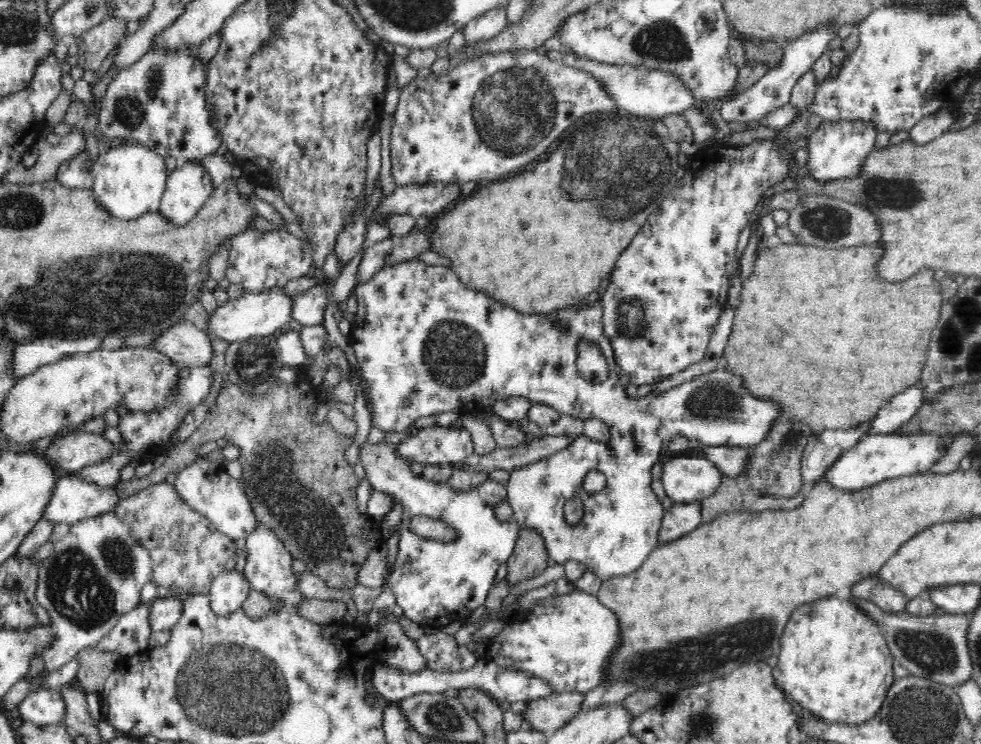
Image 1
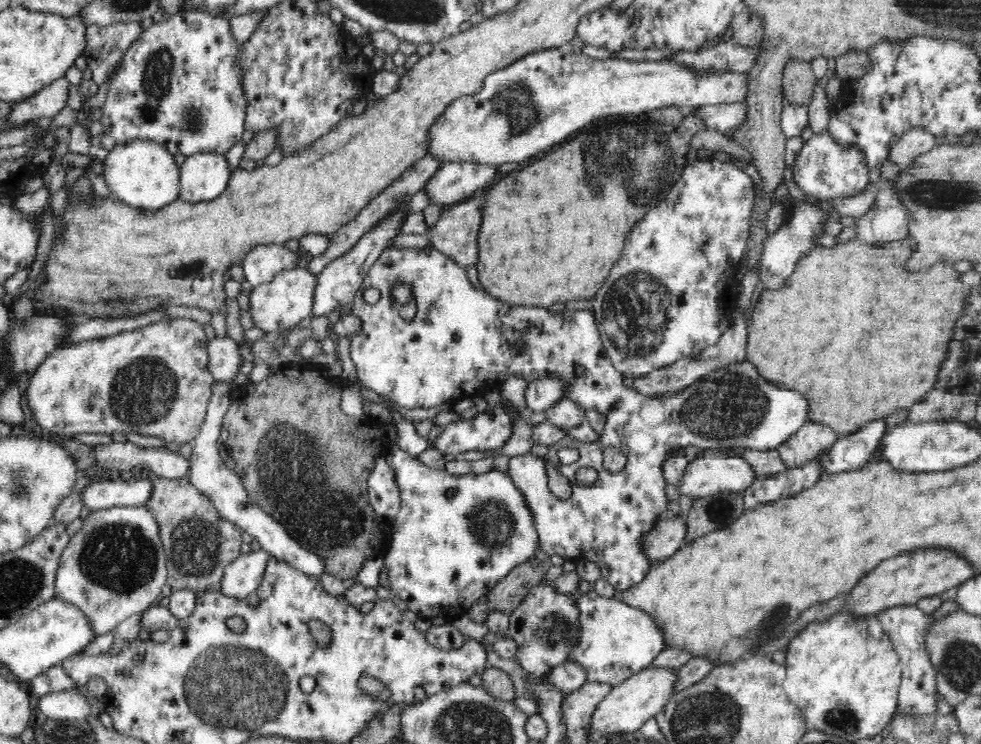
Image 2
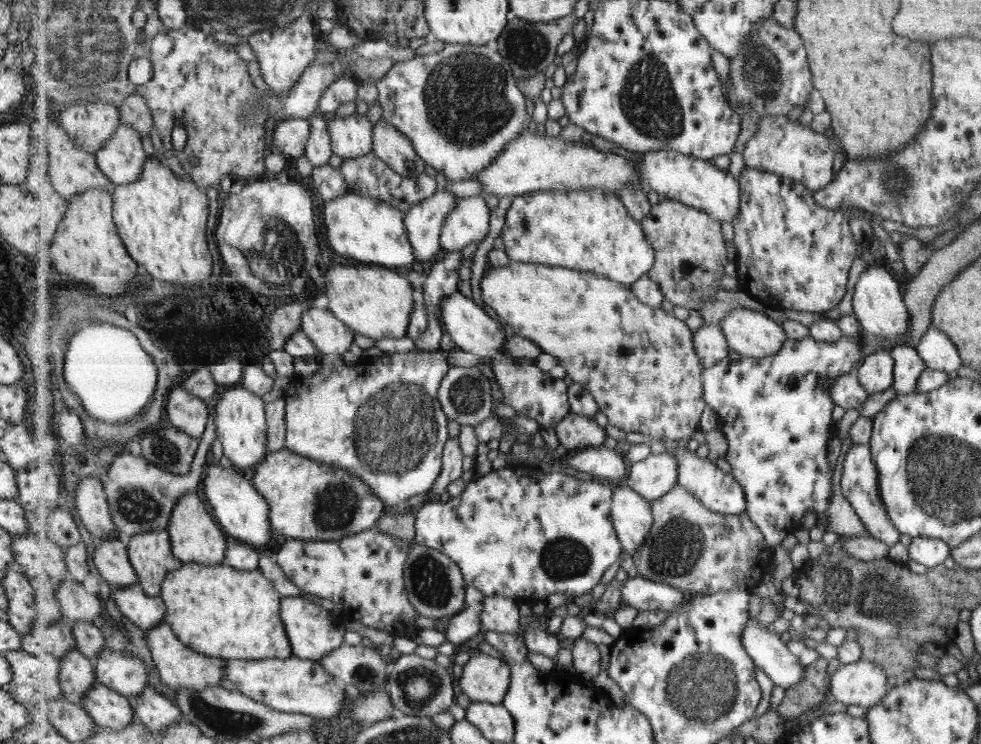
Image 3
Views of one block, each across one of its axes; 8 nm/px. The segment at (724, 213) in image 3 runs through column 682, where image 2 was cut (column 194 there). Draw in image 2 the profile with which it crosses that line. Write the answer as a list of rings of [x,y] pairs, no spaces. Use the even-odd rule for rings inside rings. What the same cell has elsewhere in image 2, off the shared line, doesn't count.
[[[214,151],[199,152],[187,156],[180,166],[180,199],[191,202],[214,200],[220,196],[226,188],[232,176],[232,166],[228,163],[226,153]]]

